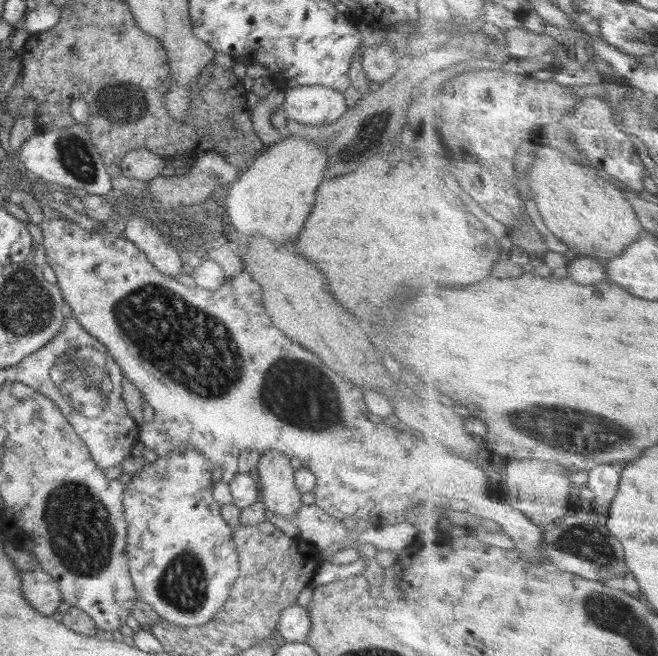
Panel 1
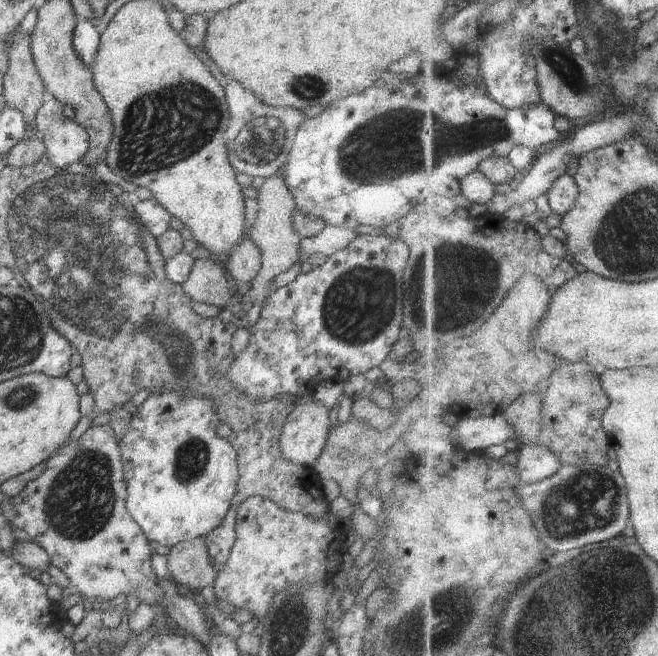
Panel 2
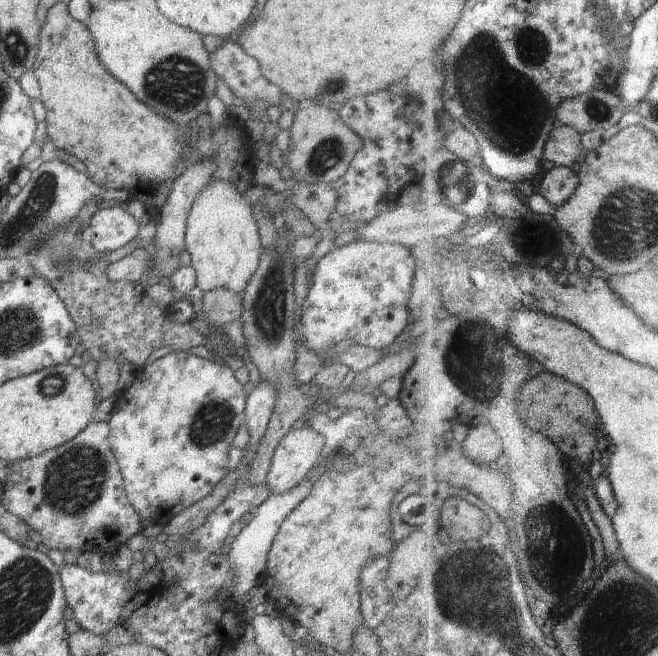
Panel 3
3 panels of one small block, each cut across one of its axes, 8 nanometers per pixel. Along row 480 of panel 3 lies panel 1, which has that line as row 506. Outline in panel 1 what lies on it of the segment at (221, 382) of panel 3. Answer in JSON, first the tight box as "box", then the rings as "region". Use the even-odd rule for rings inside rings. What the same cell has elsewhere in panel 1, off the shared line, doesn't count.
{"box":[125,446,240,626],"region":[[[175,446],[167,456],[144,464],[125,485],[126,558],[134,589],[163,620],[178,626],[200,626],[210,622],[224,606],[239,575],[240,558],[233,532],[219,513],[222,504],[212,497],[213,469],[197,448]]]}

